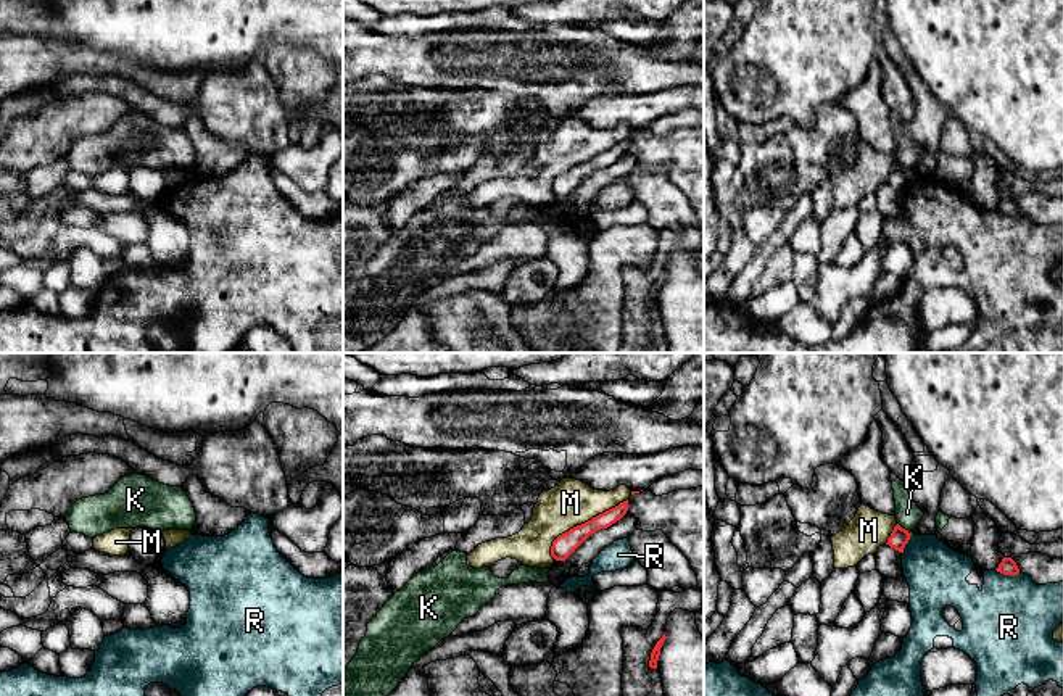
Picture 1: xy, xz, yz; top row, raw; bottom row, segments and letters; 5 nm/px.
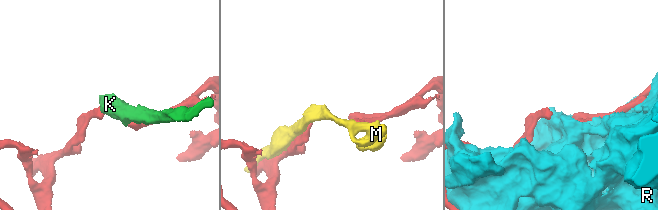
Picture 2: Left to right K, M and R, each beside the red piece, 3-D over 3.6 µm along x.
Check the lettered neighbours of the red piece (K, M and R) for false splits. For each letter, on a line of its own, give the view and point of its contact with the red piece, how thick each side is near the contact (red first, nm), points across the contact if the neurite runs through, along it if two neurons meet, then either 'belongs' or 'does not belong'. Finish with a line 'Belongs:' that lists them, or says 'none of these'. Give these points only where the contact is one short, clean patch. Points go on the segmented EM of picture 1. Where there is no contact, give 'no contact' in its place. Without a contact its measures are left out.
K: meets red in yz at (904, 529); 90 nm thick on the red side, 120 nm on the other; border along yz (897, 522), (909, 530); does not belong
M: meets red in xz at (585, 522); 110 nm thick on the red side, 240 nm on the other; does not belong
R: meets red in yz at (1009, 574); 80 nm thick on the red side, 440 nm on the other; does not belong
Belongs: none of these

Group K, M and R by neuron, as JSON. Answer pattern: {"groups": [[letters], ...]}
{"groups": [["K"], ["M"], ["R"]]}

